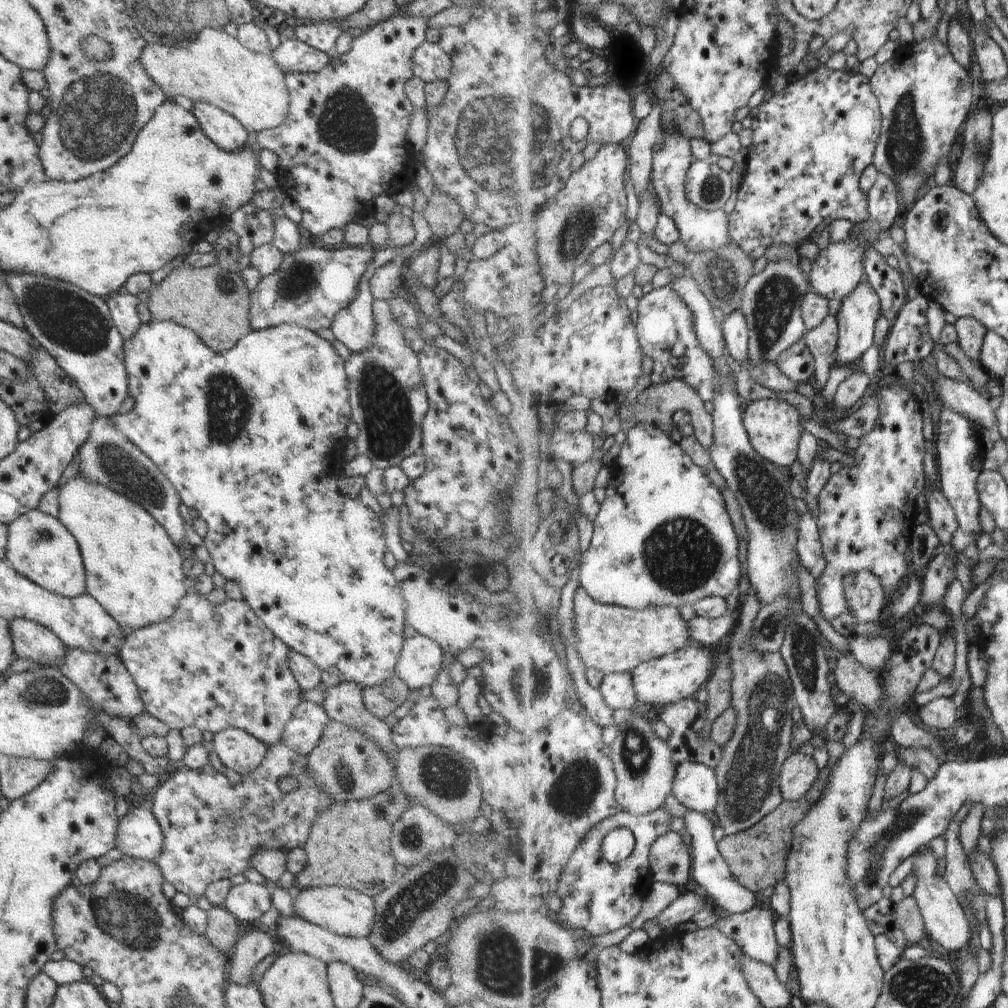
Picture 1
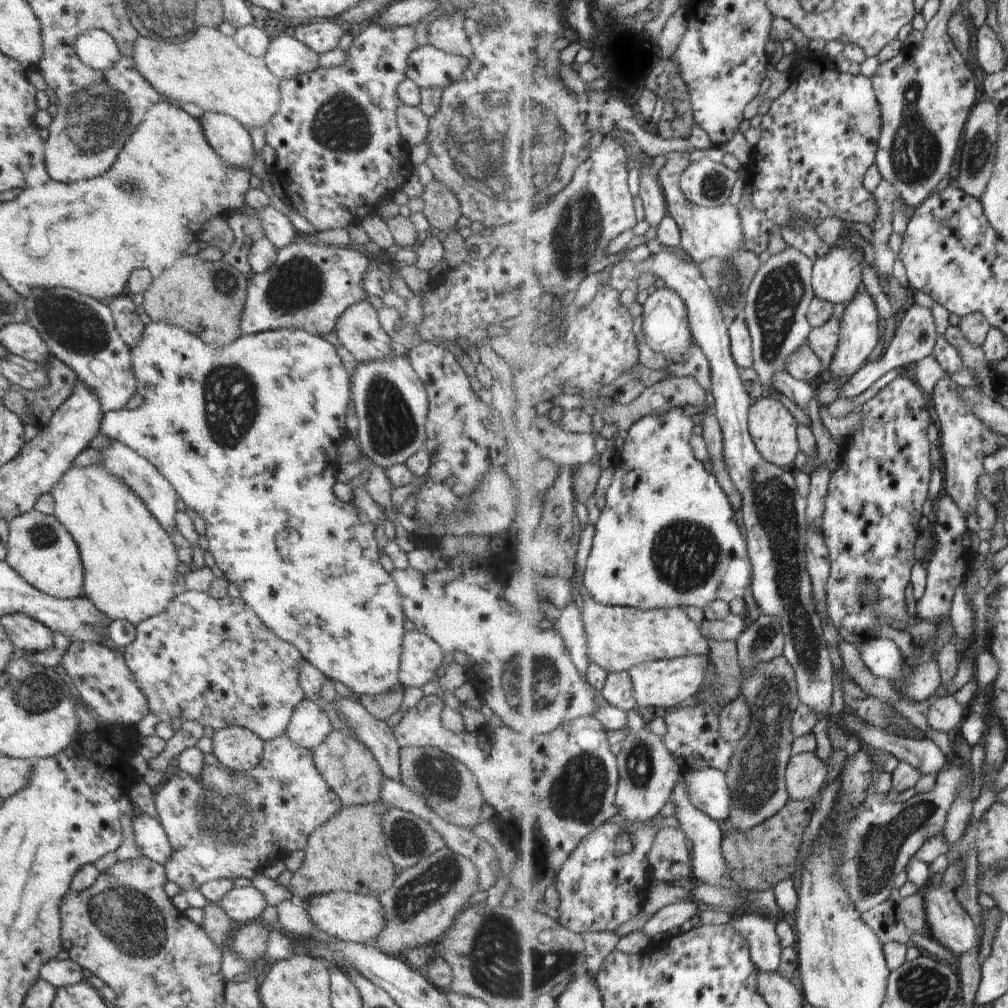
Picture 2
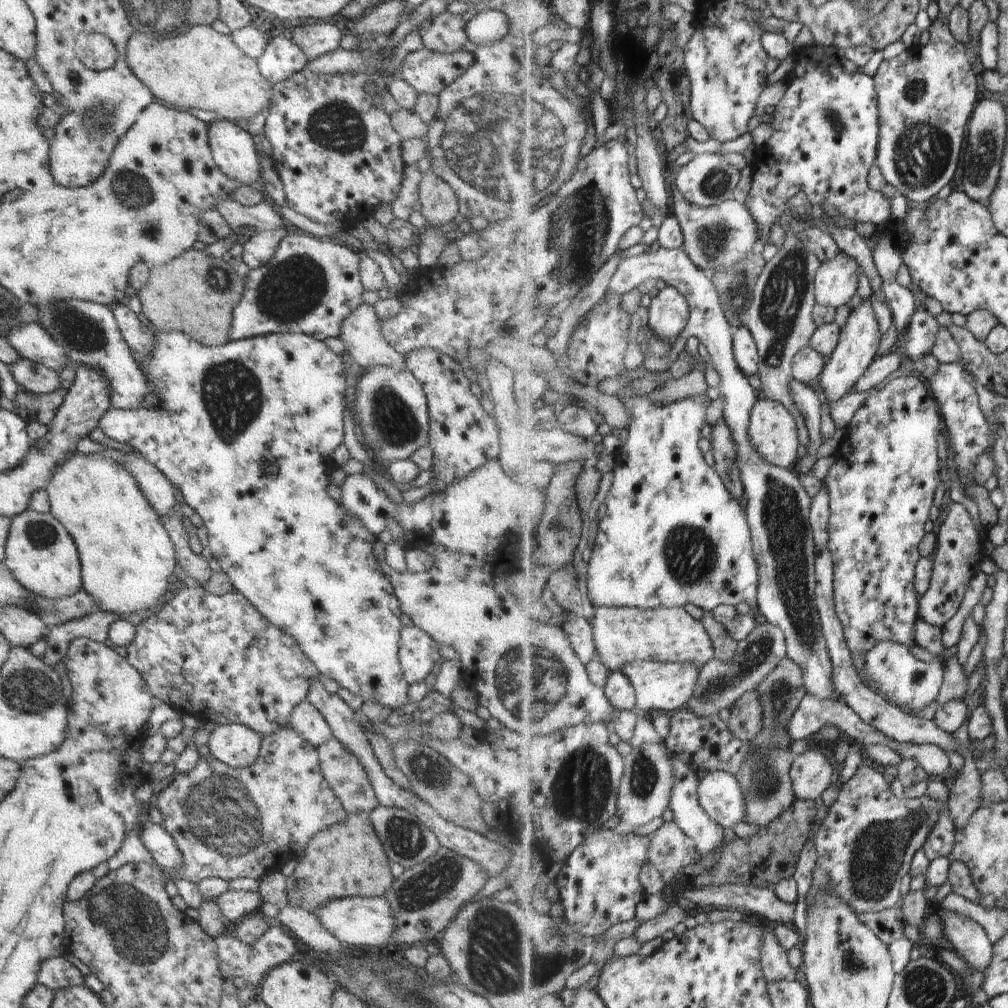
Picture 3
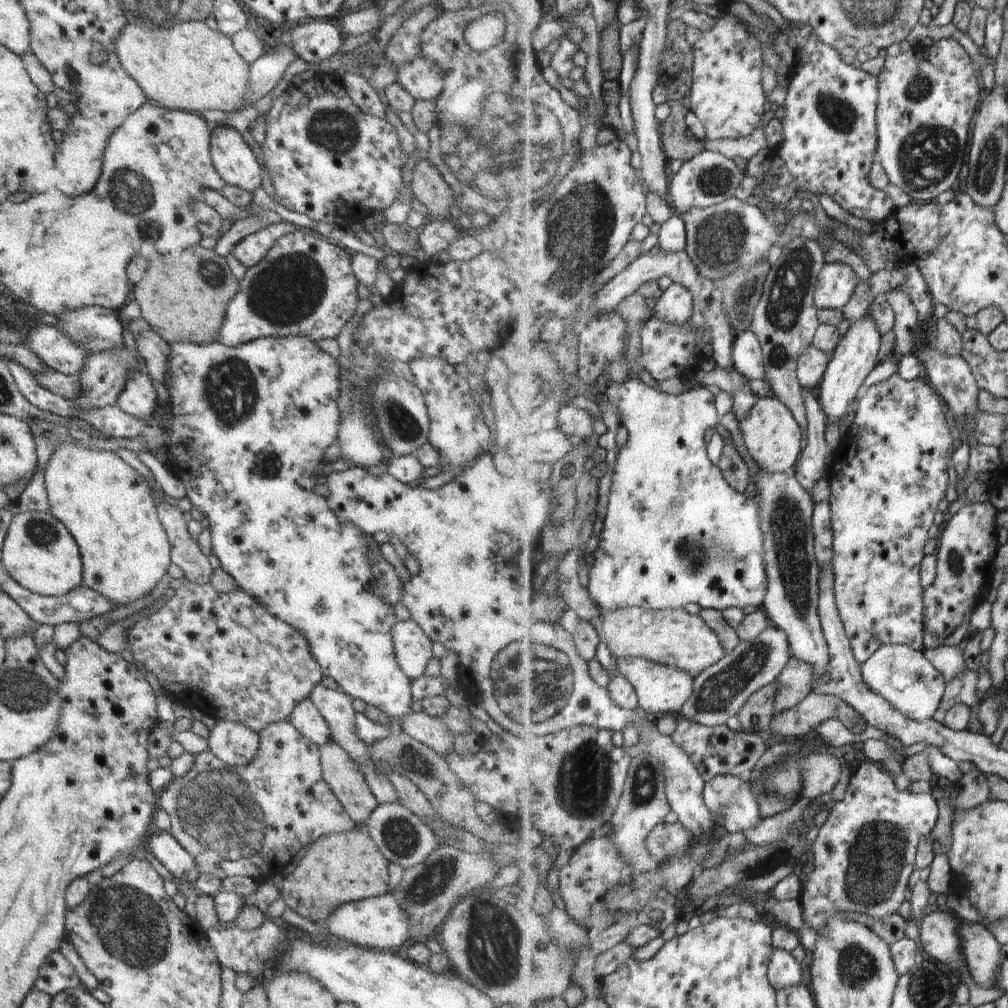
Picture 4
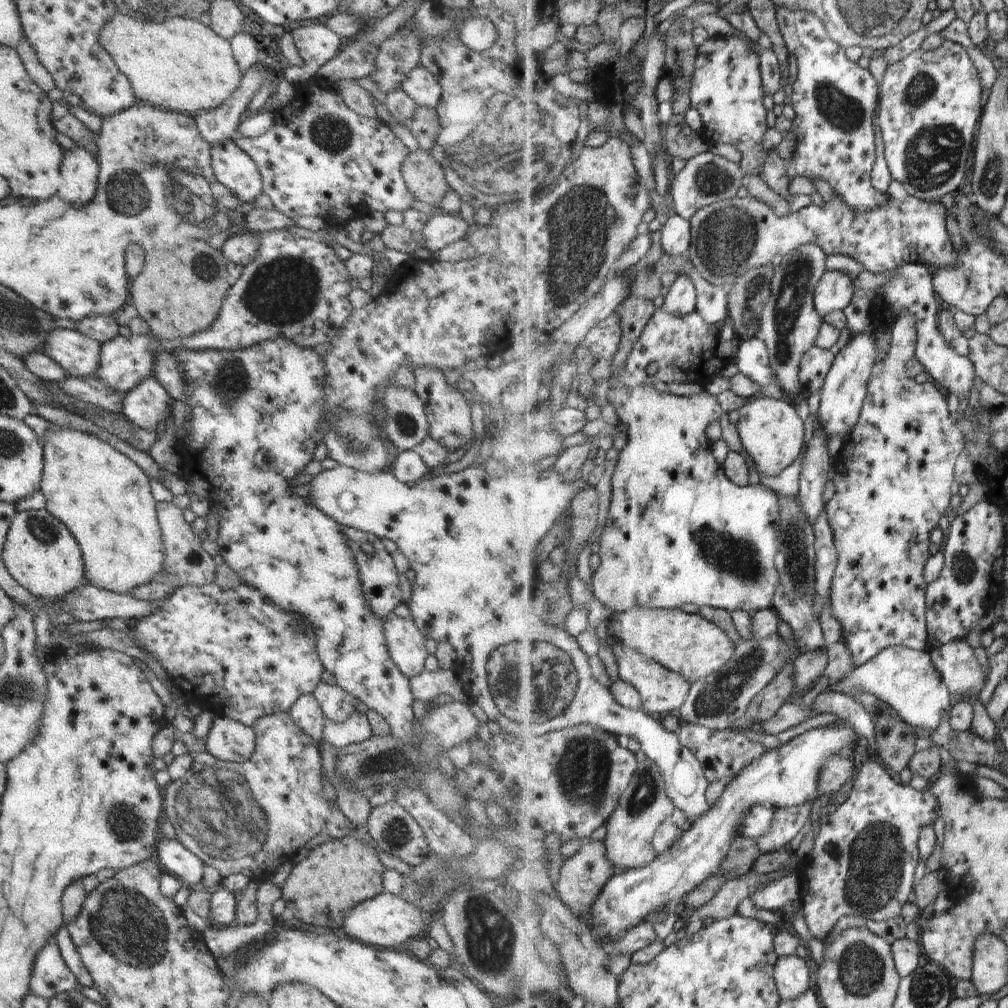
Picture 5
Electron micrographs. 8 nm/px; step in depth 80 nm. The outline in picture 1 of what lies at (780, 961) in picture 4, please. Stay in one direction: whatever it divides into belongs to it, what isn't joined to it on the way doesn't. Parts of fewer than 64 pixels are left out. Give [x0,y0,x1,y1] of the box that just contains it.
[716,899,782,966]

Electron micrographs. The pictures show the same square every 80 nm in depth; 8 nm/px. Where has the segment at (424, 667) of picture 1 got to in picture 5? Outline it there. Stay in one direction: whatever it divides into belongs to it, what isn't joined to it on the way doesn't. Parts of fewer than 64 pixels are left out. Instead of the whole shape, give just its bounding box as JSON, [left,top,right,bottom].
[384,614,428,679]

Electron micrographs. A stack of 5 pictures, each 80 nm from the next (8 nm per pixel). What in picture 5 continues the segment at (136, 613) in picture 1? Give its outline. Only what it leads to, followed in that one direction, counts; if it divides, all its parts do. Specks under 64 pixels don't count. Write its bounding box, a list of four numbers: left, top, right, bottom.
[40,423,164,594]

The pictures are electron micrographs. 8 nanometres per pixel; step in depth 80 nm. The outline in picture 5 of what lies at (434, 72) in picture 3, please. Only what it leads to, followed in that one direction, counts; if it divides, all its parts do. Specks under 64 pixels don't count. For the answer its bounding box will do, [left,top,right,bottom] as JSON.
[401,65,441,110]

